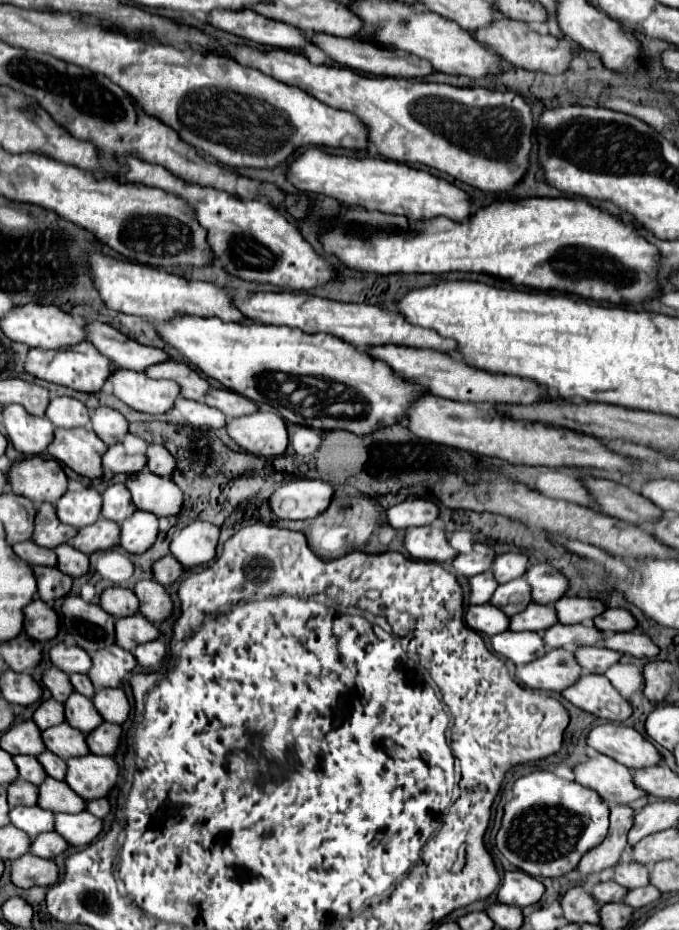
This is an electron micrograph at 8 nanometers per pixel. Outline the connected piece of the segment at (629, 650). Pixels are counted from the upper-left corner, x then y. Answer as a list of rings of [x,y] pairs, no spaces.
[[[627,631],[627,633],[607,633],[603,643],[603,647],[619,651],[623,655],[633,655],[633,657],[655,657],[659,655],[659,647],[651,641],[651,637],[647,637],[641,631]]]

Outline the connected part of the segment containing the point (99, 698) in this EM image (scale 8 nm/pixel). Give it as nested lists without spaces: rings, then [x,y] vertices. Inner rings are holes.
[[[99,689],[93,697],[93,705],[103,715],[105,721],[117,725],[121,725],[131,711],[131,705],[123,689]]]

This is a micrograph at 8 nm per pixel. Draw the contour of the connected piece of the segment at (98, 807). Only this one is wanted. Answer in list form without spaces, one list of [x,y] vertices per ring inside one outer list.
[[[93,799],[93,801],[87,801],[87,811],[93,813],[95,817],[103,819],[109,815],[111,803],[109,803],[109,799]]]

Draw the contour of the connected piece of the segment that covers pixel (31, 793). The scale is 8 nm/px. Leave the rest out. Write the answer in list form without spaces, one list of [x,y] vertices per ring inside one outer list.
[[[13,781],[7,789],[9,793],[9,807],[13,805],[35,805],[37,803],[37,785],[31,785],[27,781]]]

